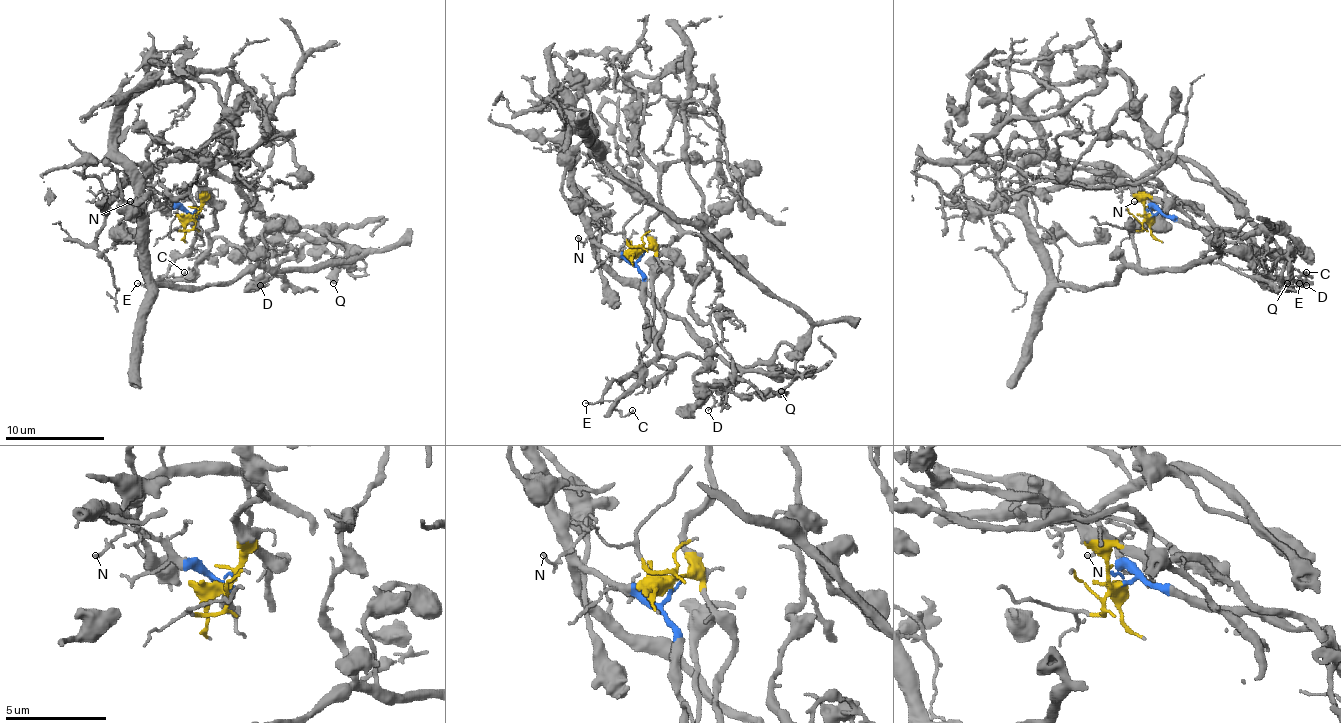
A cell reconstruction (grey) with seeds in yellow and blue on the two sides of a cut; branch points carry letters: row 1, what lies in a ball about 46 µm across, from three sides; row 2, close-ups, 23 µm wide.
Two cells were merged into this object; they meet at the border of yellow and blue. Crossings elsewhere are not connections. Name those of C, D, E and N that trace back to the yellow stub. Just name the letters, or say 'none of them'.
C, D

